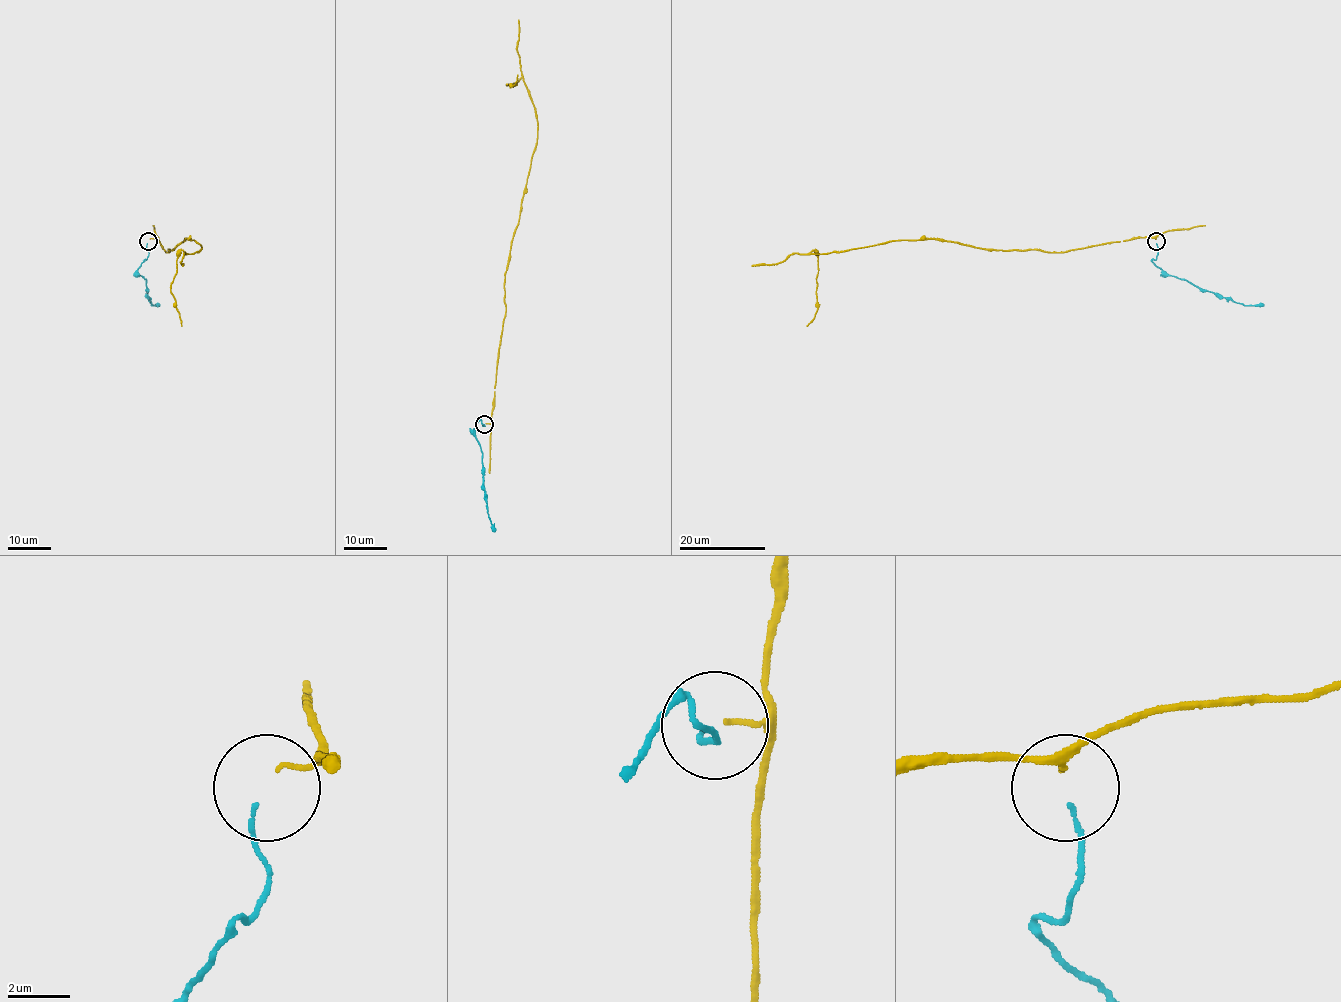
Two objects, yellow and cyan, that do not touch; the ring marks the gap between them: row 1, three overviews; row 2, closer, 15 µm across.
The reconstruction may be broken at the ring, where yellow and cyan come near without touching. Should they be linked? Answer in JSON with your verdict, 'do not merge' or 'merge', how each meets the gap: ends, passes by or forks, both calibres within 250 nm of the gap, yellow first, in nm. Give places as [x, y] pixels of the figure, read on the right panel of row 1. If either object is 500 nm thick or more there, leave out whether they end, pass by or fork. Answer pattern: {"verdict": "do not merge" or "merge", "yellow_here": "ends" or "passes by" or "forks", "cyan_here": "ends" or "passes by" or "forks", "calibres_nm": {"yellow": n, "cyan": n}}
{"verdict": "merge", "yellow_here": "ends", "cyan_here": "ends", "calibres_nm": {"yellow": 130, "cyan": 130}}

